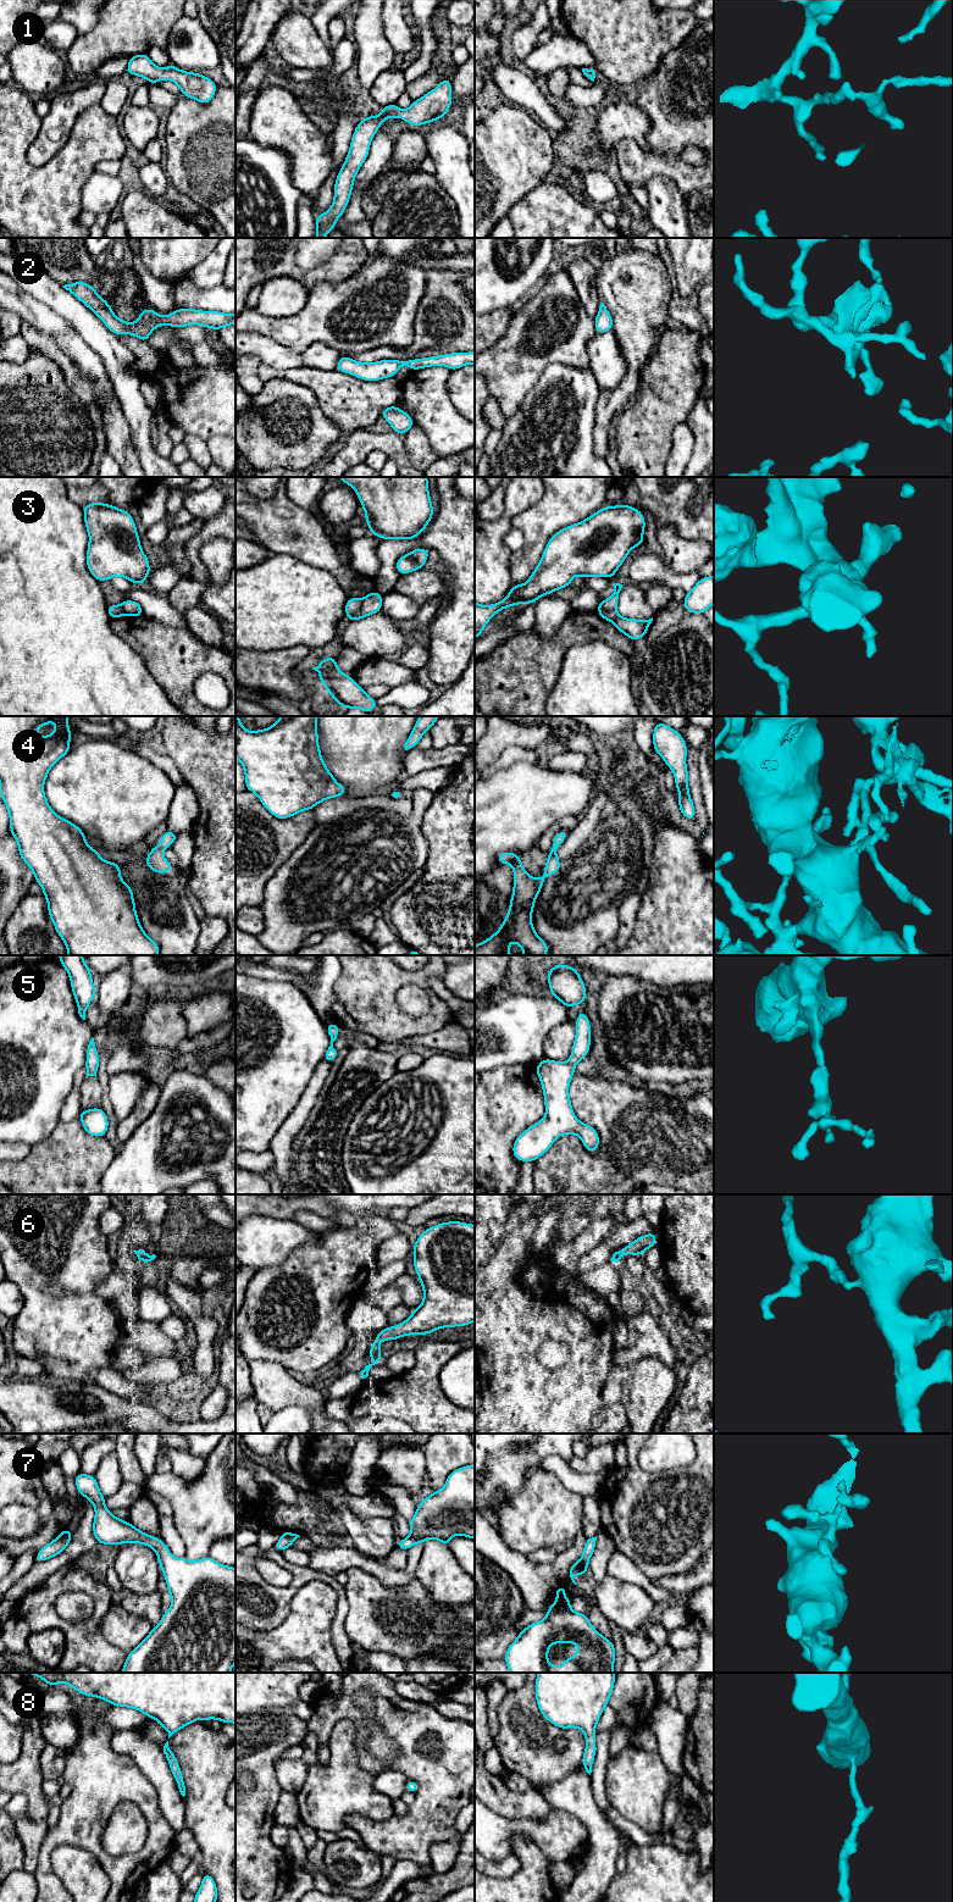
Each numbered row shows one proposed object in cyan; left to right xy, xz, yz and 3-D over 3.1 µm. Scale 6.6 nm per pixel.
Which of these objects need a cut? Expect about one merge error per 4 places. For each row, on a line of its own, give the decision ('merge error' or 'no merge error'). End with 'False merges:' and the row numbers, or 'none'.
1: no merge error
2: no merge error
3: merge error
4: no merge error
5: no merge error
6: no merge error
7: no merge error
8: no merge error
False merges: 3

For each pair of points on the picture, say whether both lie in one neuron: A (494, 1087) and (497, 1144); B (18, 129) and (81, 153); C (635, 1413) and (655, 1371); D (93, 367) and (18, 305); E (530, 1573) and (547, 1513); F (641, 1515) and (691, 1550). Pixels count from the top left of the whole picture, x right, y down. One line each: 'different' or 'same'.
A: same
B: same
C: same
D: same
E: different
F: same

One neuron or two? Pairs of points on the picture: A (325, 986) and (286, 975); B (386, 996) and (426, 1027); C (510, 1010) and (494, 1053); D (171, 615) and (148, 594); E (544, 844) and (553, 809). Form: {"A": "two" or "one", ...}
{"A": "one", "B": "one", "C": "one", "D": "one", "E": "two"}

